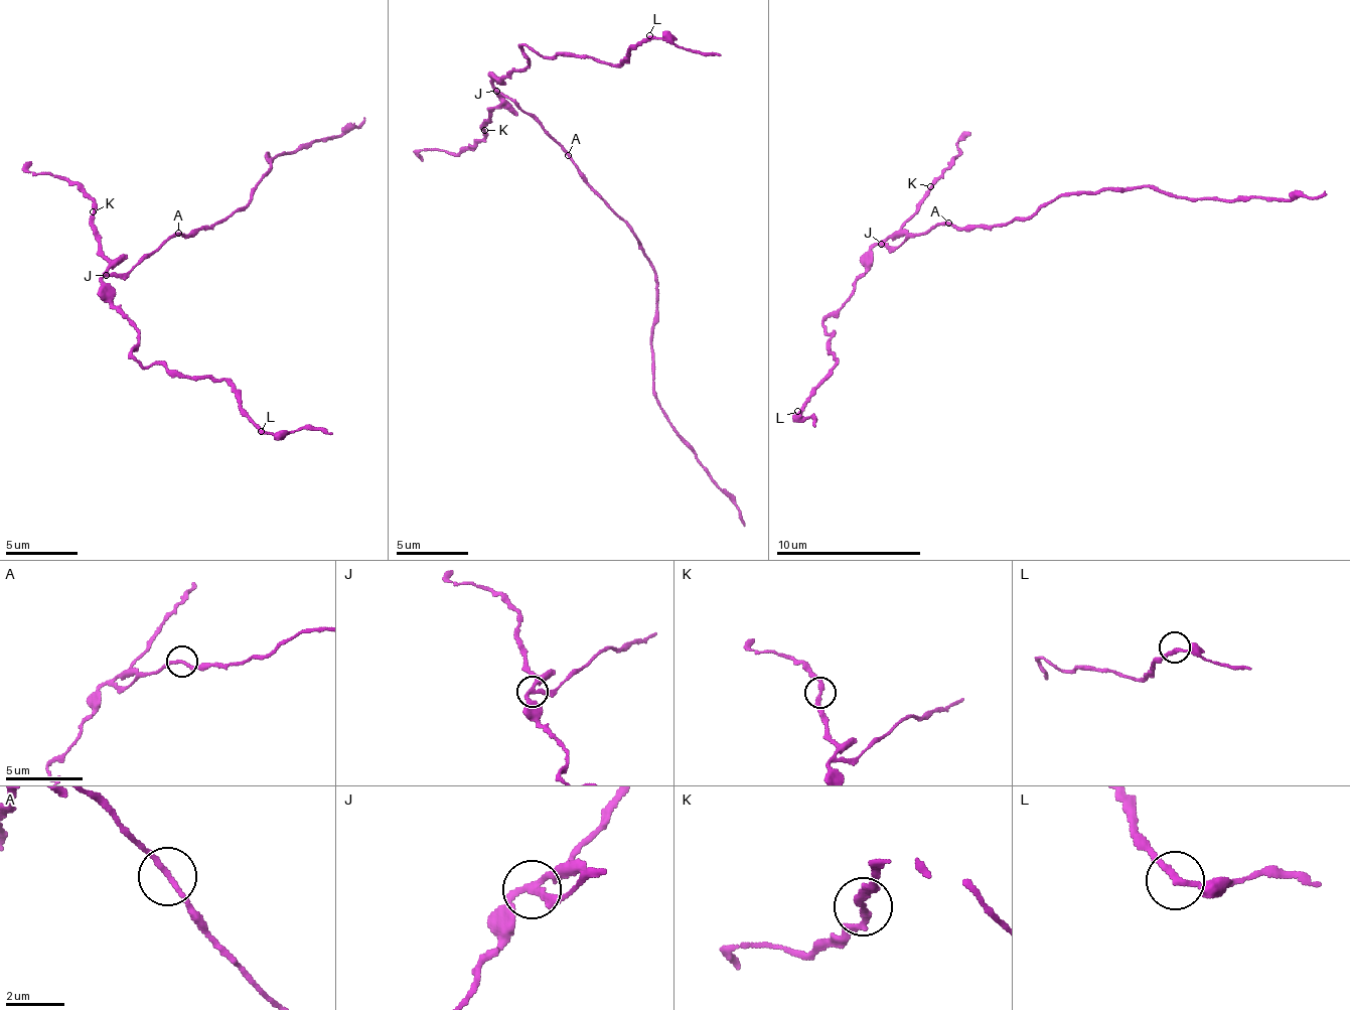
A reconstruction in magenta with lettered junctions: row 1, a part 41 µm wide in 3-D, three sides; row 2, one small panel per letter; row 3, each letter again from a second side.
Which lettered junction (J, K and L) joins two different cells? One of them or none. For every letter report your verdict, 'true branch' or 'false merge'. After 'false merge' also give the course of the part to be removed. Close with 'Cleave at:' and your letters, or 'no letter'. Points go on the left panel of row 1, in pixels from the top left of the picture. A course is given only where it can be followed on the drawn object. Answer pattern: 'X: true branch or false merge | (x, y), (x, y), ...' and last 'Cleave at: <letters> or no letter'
J: false merge | (107, 275), (126, 273), (178, 233), (189, 234), (223, 221), (265, 176), (268, 152), (272, 159), (363, 119)
K: true branch
L: true branch
Cleave at: J

